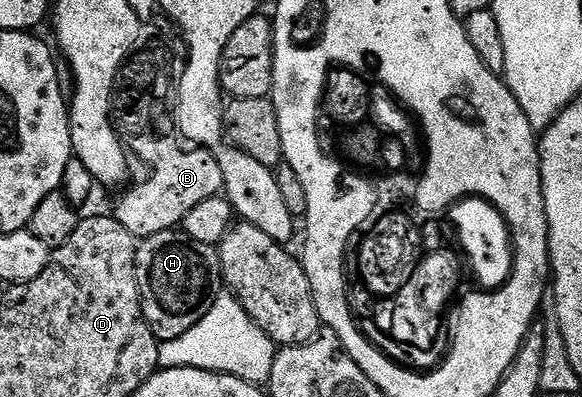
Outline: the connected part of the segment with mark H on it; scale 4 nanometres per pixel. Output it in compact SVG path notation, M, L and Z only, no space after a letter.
M178 229L145 238L136 255L136 279L140 287L142 310L158 342L171 341L184 331L192 331L223 292L222 264L218 250L200 243Z

